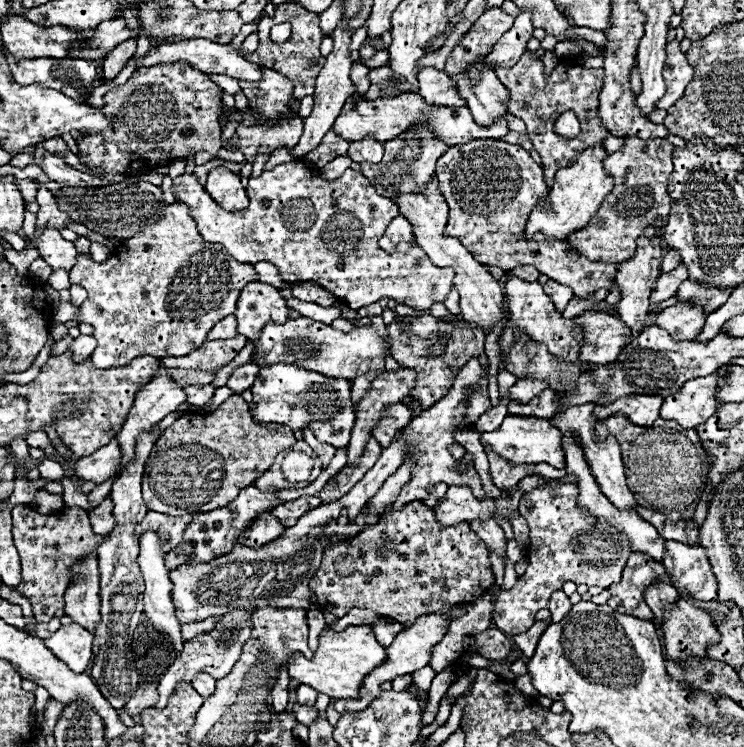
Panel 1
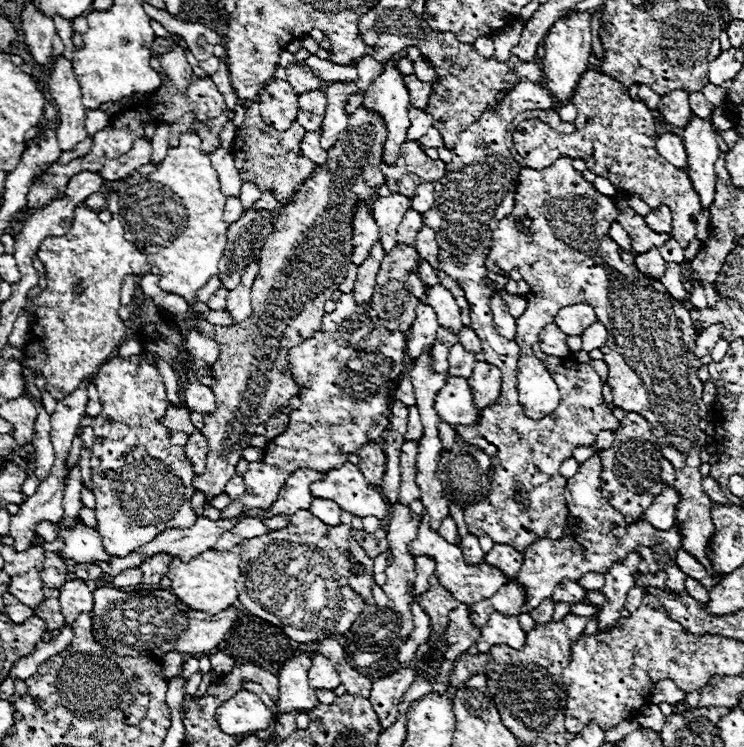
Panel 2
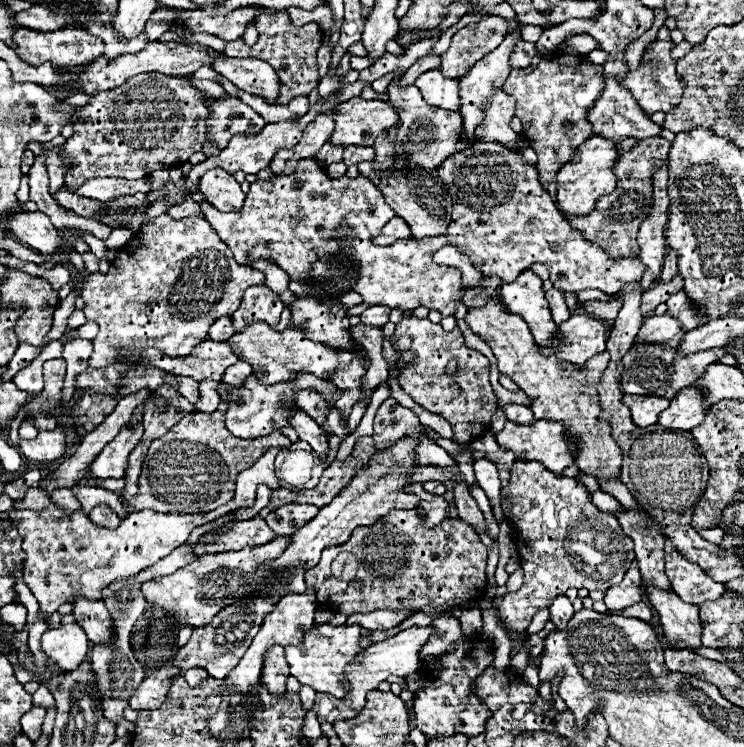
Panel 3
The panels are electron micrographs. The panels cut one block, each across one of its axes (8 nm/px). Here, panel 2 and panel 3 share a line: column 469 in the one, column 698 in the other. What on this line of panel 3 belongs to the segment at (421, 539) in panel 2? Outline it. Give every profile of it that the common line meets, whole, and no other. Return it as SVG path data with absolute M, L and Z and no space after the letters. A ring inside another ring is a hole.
M670 540L664 544L664 562L666 576L674 588L674 592L690 604L702 604L706 600L718 600L724 592L722 582L714 582L706 570L702 570L696 562L686 560Z

